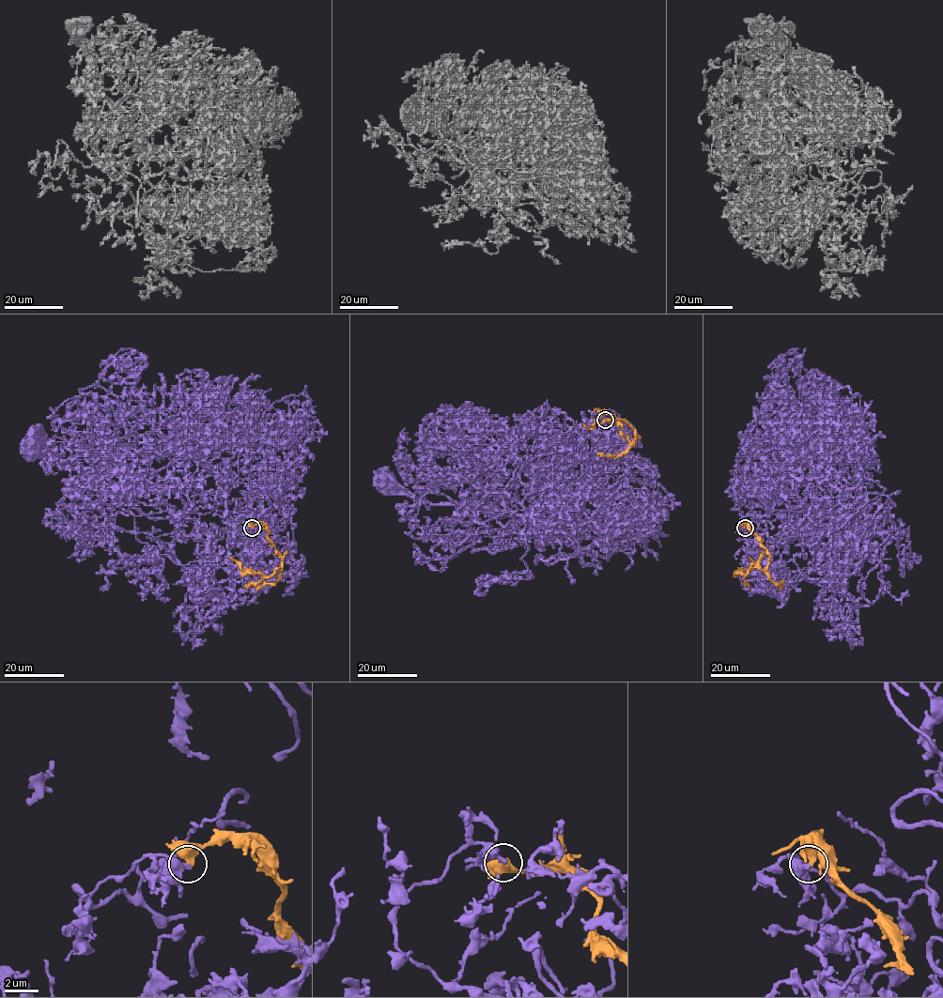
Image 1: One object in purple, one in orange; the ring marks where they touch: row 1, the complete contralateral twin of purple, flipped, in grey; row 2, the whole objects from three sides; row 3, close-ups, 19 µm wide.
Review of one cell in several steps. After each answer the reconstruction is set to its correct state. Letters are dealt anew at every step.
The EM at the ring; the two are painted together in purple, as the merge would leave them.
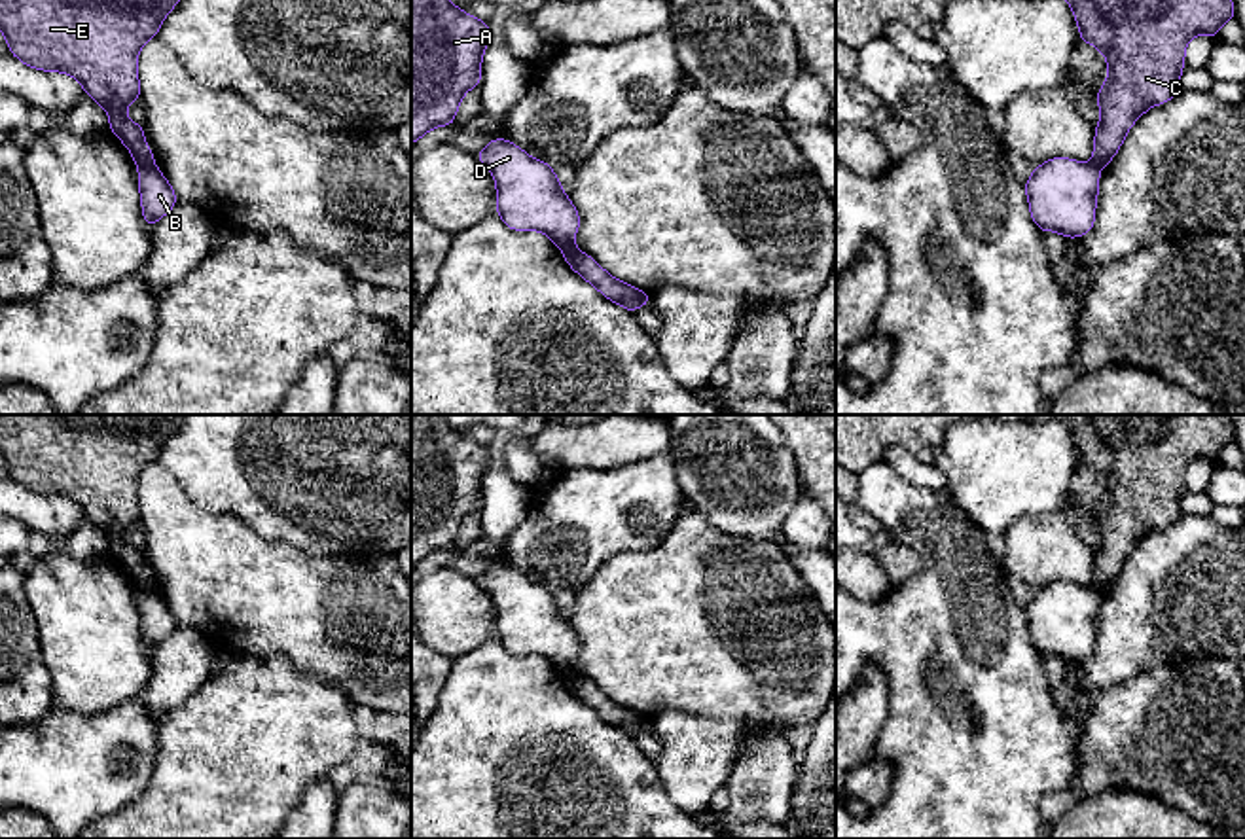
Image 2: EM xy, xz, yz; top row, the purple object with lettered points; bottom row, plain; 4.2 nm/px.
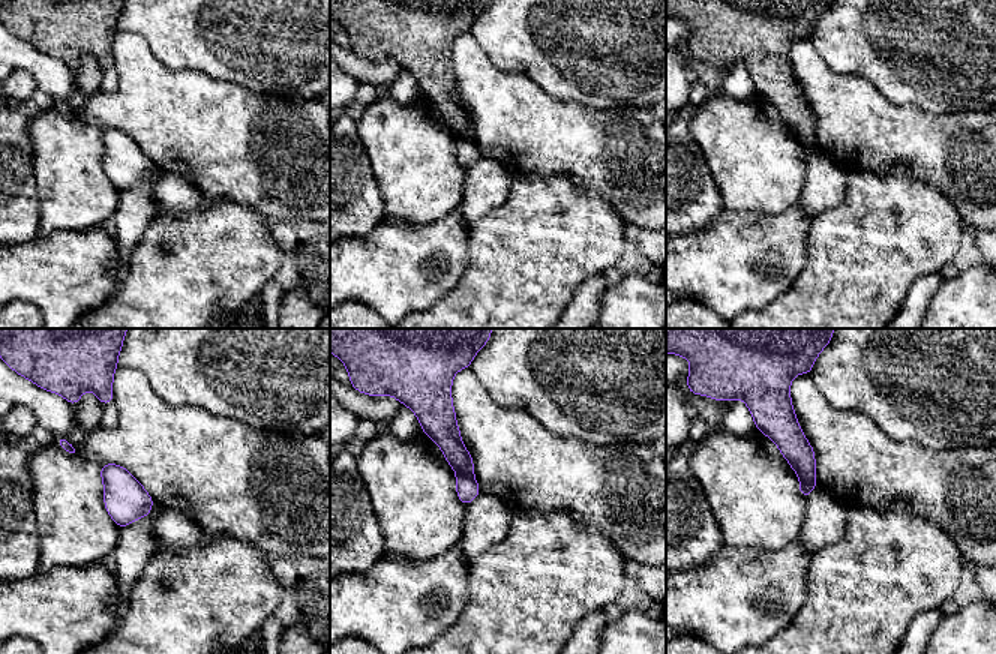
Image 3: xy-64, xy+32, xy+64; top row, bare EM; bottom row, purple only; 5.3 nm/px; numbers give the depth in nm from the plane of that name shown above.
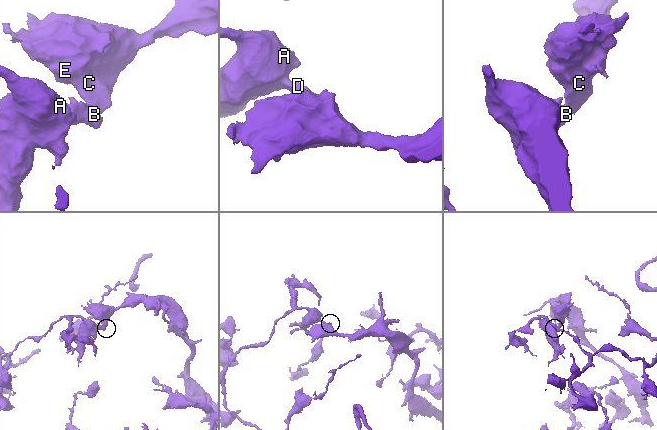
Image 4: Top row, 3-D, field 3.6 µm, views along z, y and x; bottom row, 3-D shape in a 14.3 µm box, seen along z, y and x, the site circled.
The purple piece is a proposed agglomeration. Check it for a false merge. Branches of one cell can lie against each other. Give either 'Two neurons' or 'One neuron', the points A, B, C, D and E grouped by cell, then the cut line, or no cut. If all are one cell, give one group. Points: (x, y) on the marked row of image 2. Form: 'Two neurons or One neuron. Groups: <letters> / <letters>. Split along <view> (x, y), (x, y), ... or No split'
Two neurons. Groups: A B D / C E. Split along xy (139, 163), (156, 169)

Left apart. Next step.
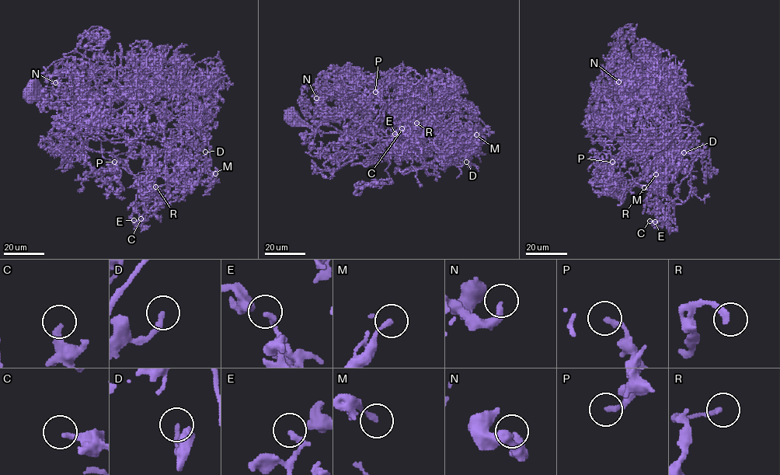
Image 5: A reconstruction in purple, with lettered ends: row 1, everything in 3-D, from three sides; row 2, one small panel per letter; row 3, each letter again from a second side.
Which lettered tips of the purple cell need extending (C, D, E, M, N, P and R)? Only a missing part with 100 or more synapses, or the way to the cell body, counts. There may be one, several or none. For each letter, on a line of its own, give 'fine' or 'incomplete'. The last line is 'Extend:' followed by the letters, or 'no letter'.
C: fine
D: fine
E: fine
M: fine
N: fine
P: fine
R: incomplete
Extend: R

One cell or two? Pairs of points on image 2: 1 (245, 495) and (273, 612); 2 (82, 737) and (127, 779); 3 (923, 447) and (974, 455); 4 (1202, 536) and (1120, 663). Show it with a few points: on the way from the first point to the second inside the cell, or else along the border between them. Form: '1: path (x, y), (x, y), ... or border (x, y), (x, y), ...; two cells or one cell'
1: border (213, 514), (239, 516), (264, 538), (296, 548); two cells
2: path (93, 749), (116, 767); one cell
3: border (944, 434), (942, 447), (933, 463); two cells
4: path (1170, 567), (1160, 578), (1160, 601), (1134, 631); one cell

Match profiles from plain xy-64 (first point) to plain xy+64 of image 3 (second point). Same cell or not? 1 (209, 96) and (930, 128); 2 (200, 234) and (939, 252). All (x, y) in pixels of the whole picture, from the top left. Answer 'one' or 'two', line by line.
1: one
2: one

